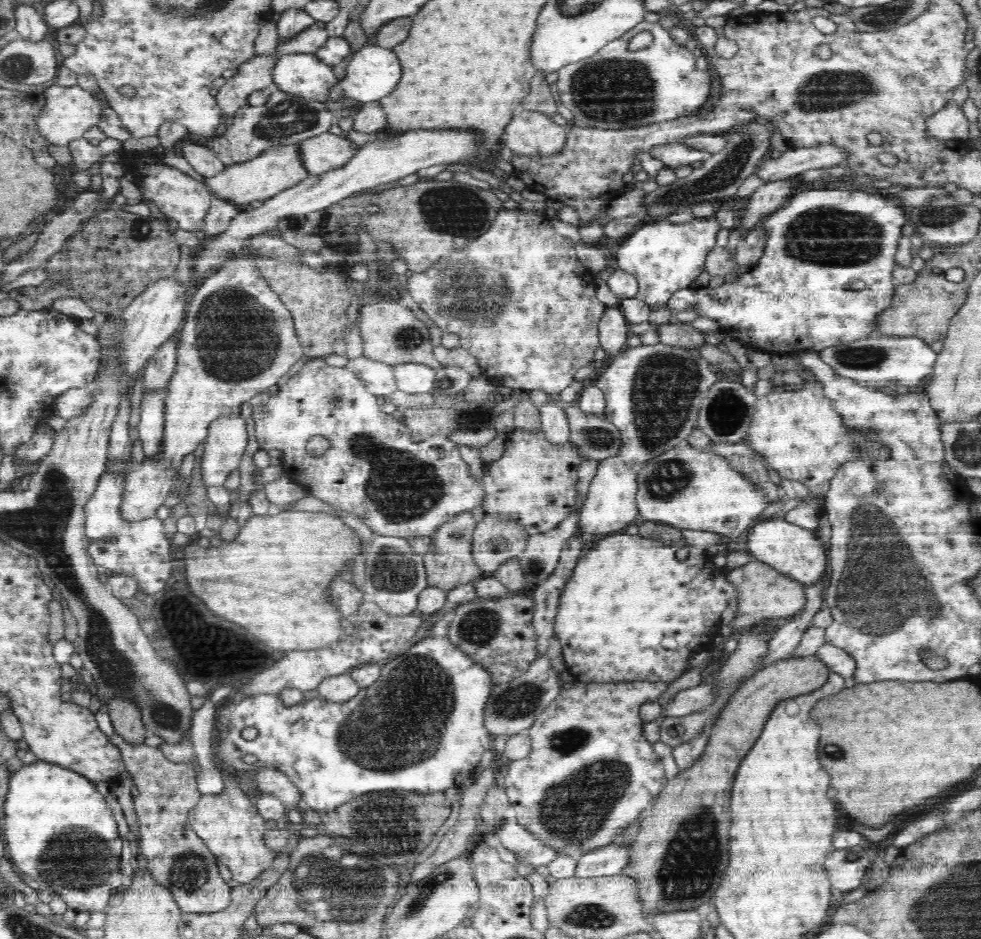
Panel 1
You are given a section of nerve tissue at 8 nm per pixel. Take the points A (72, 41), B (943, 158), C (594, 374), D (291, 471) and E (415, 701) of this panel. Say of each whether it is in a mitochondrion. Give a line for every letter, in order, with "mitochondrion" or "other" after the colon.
A: other
B: other
C: other
D: other
E: mitochondrion

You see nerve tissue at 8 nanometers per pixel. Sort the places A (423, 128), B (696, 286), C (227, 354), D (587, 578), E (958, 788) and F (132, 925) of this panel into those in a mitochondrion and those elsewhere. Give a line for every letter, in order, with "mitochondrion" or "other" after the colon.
A: other
B: other
C: mitochondrion
D: other
E: other
F: other

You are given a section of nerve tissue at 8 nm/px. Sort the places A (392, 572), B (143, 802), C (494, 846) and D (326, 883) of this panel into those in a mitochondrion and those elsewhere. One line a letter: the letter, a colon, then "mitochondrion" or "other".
A: mitochondrion
B: other
C: other
D: mitochondrion

